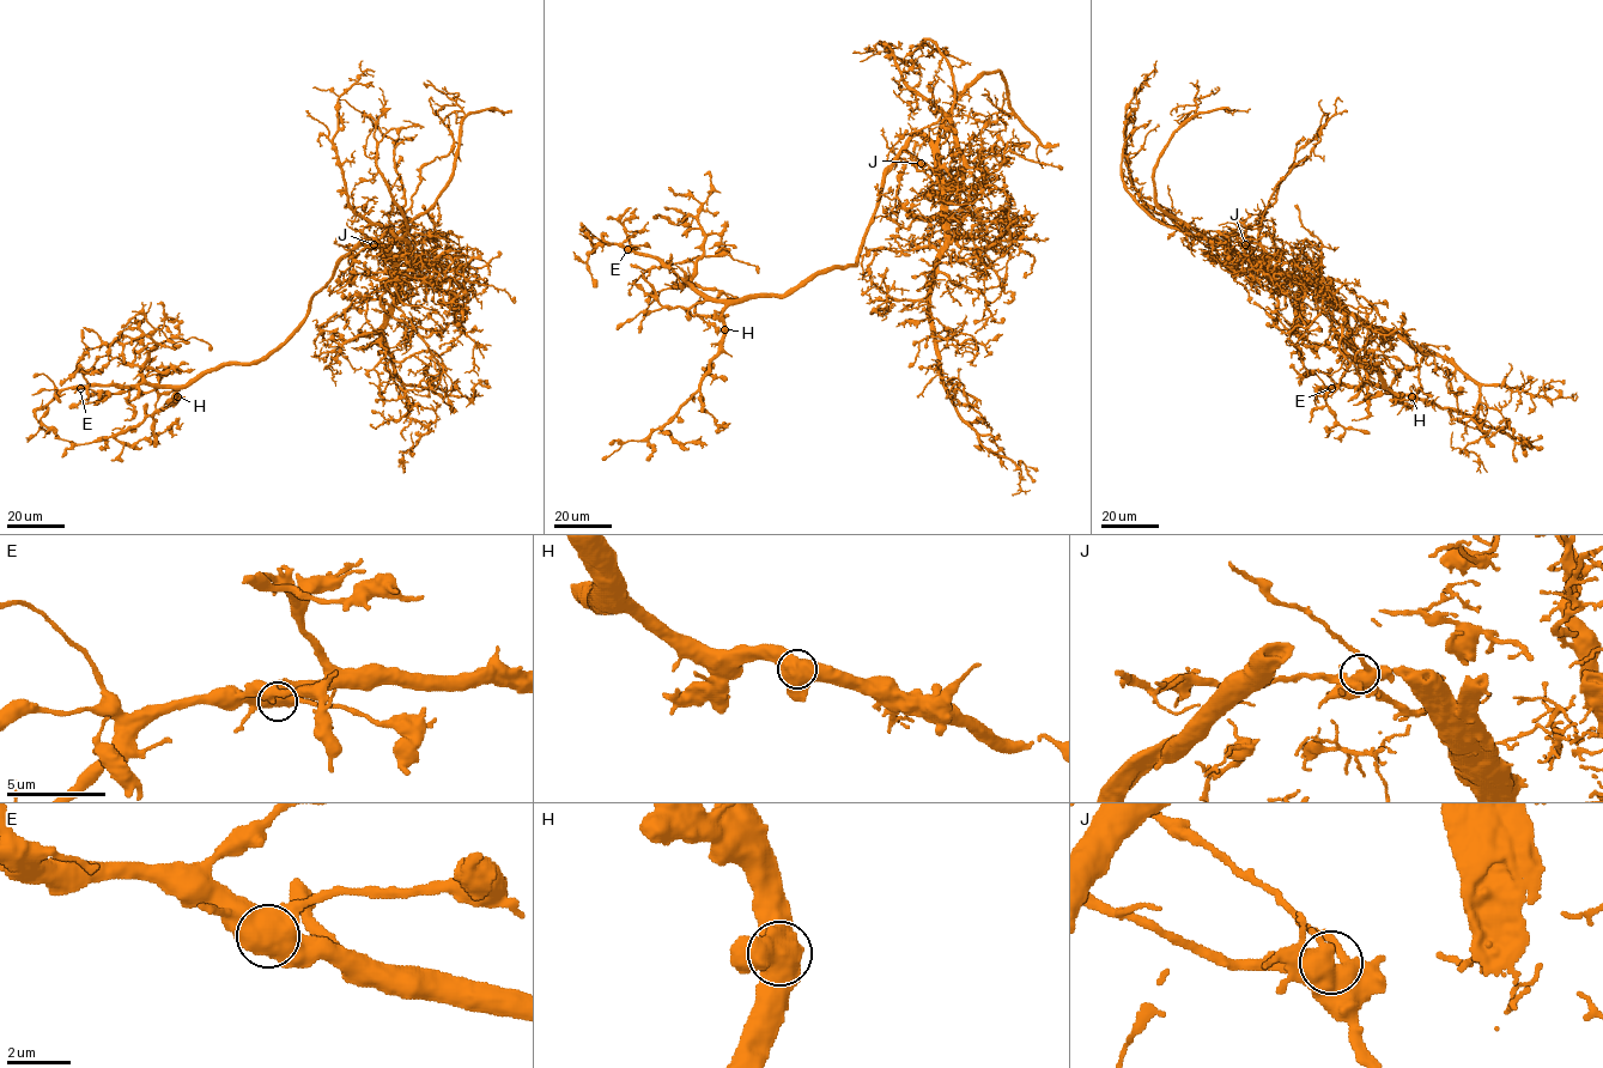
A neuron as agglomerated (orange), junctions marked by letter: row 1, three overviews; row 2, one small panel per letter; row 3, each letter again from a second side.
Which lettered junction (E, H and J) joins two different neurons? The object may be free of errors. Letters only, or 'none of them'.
none of them

